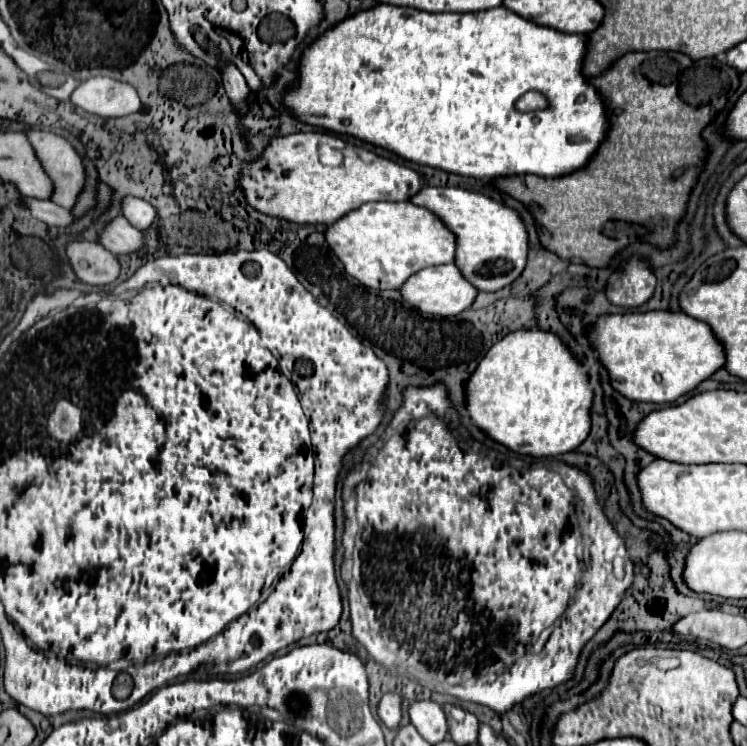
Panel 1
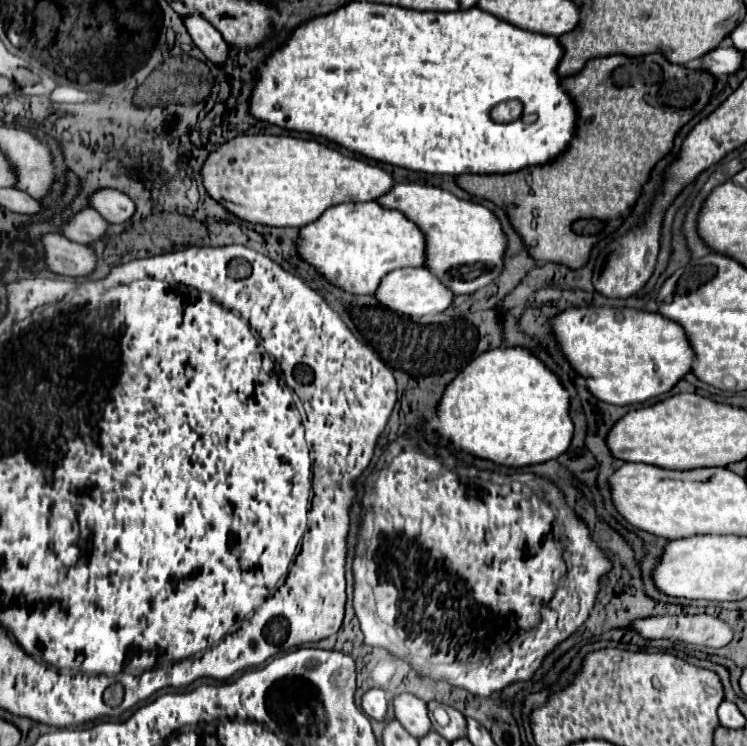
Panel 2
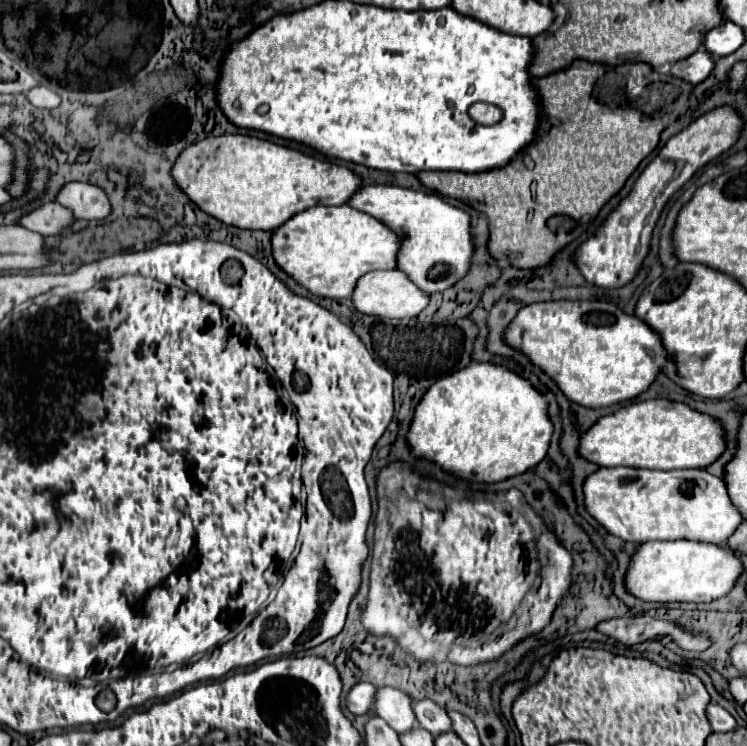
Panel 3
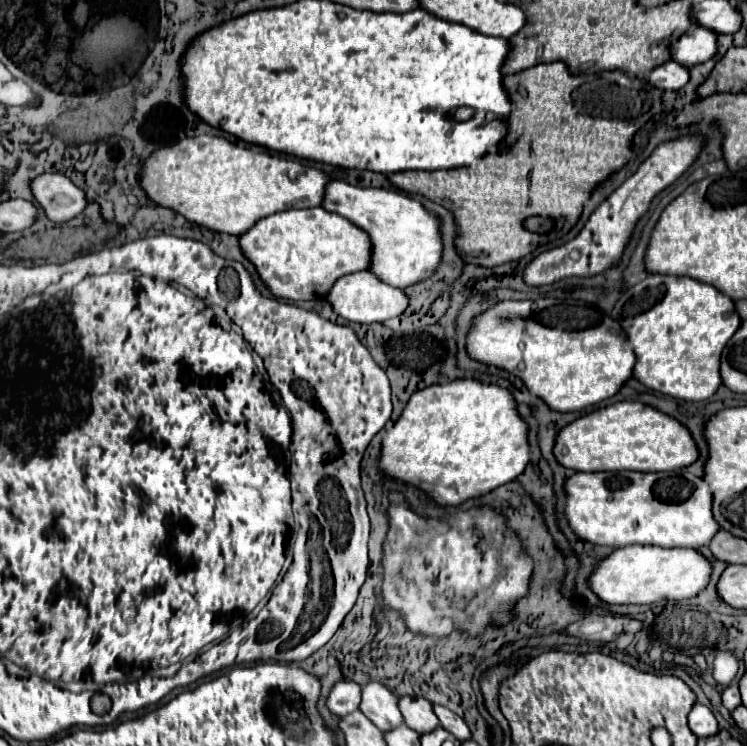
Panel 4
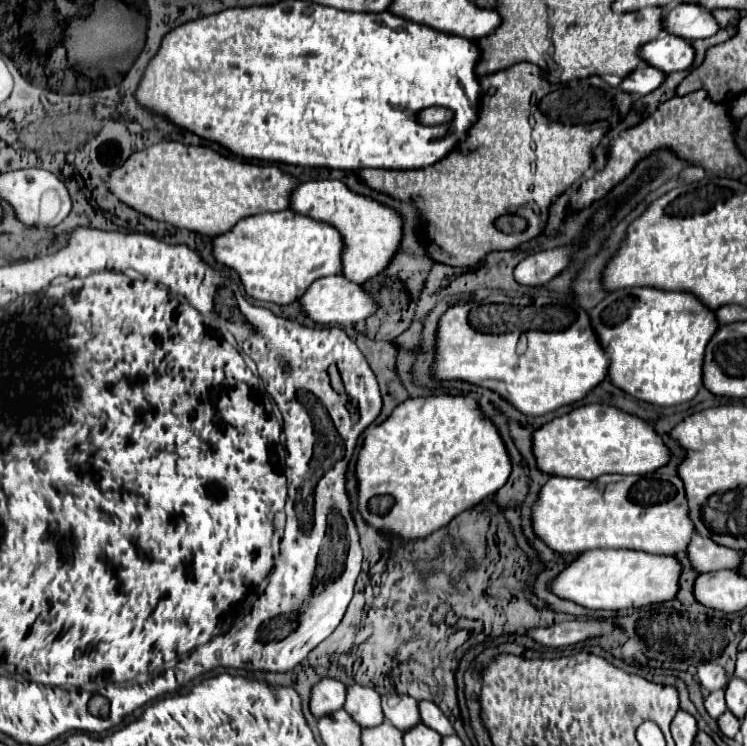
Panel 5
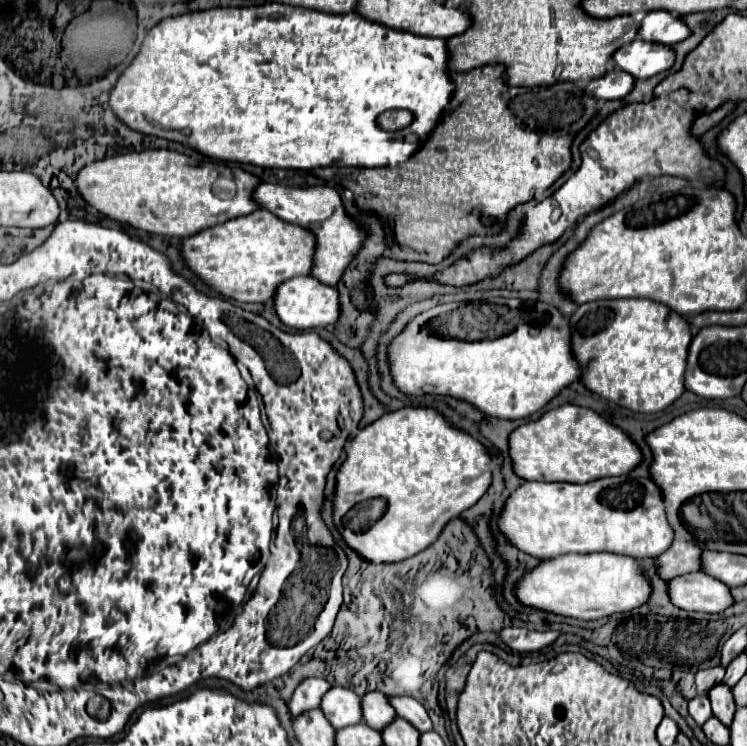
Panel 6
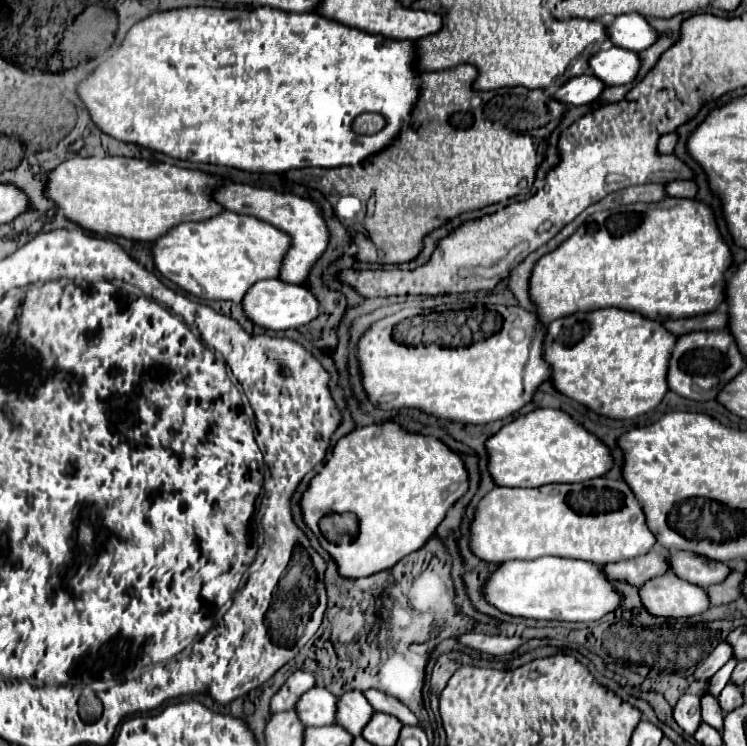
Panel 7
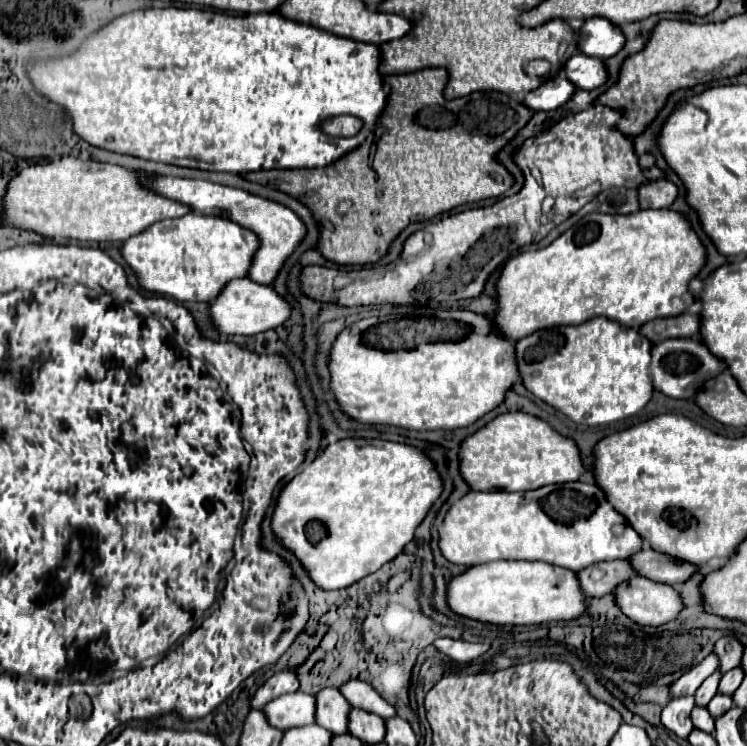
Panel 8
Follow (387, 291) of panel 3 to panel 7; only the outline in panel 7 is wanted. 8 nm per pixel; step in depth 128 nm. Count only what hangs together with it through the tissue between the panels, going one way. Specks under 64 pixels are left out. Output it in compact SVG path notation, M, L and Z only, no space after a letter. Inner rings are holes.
M260 280L256 282L248 294L242 300L242 306L248 314L248 318L264 328L272 330L290 330L310 324L320 316L320 302L314 296L314 292L304 284L286 284L284 280Z

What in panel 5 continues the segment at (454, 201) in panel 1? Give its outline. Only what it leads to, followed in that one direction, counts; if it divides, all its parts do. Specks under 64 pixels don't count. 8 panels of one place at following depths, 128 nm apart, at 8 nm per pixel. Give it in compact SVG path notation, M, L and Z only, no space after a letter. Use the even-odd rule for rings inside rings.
M314 180L300 184L292 194L292 210L312 216L314 220L324 220L340 230L344 238L344 276L356 284L364 284L388 270L394 254L402 246L404 238L404 218L400 212L380 204L372 196L356 194L340 180Z

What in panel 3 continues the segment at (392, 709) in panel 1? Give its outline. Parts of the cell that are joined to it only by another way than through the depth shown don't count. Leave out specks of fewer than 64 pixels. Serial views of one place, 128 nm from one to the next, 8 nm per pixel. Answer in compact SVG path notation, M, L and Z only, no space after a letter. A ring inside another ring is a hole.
M358 682L346 696L346 708L352 714L368 714L376 702L376 686L368 682Z

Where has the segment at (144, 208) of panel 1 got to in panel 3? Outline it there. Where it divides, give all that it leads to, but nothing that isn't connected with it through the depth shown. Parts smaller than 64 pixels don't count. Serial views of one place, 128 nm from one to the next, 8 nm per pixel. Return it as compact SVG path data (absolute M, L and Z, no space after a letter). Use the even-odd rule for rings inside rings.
M70 182L66 184L56 202L60 202L66 208L72 208L76 218L82 220L104 220L112 214L112 204L108 200L108 194L94 184L86 182Z

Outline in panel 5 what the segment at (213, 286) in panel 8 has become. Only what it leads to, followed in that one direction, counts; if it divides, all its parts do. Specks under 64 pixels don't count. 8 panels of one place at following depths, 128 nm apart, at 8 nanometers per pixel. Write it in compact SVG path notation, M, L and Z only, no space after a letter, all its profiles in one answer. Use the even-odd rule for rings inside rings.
M292 210L248 216L240 220L230 232L214 238L216 260L222 266L238 272L246 292L256 300L276 302L276 304L292 304L304 294L304 288L308 288L312 280L332 274L342 274L342 250L344 250L344 240L340 232L336 232L336 228L330 228L330 224L324 224L320 220L312 220L310 216L300 216L300 212Z

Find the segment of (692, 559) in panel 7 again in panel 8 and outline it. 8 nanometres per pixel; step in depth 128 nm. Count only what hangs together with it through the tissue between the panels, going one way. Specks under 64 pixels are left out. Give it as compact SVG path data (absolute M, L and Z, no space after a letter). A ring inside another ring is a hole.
M644 544L644 548L630 558L630 562L640 576L672 586L684 584L694 572L698 572L696 564L684 564L672 556L664 556L662 552L652 550L648 544Z

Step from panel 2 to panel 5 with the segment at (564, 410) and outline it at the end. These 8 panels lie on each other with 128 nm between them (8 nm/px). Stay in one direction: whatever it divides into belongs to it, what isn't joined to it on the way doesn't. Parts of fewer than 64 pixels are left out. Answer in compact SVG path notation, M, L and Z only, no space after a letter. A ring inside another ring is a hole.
M430 394L430 396L408 398L406 402L396 406L394 412L382 424L370 426L364 434L366 438L356 466L356 476L360 484L358 512L364 514L364 518L374 528L390 532L392 536L424 538L432 534L434 530L446 526L462 510L468 510L478 502L482 502L486 496L498 492L512 474L510 454L498 428L488 420L480 404L470 396ZM374 496L394 498L394 506L390 508L388 514L380 516L368 512L368 502Z

